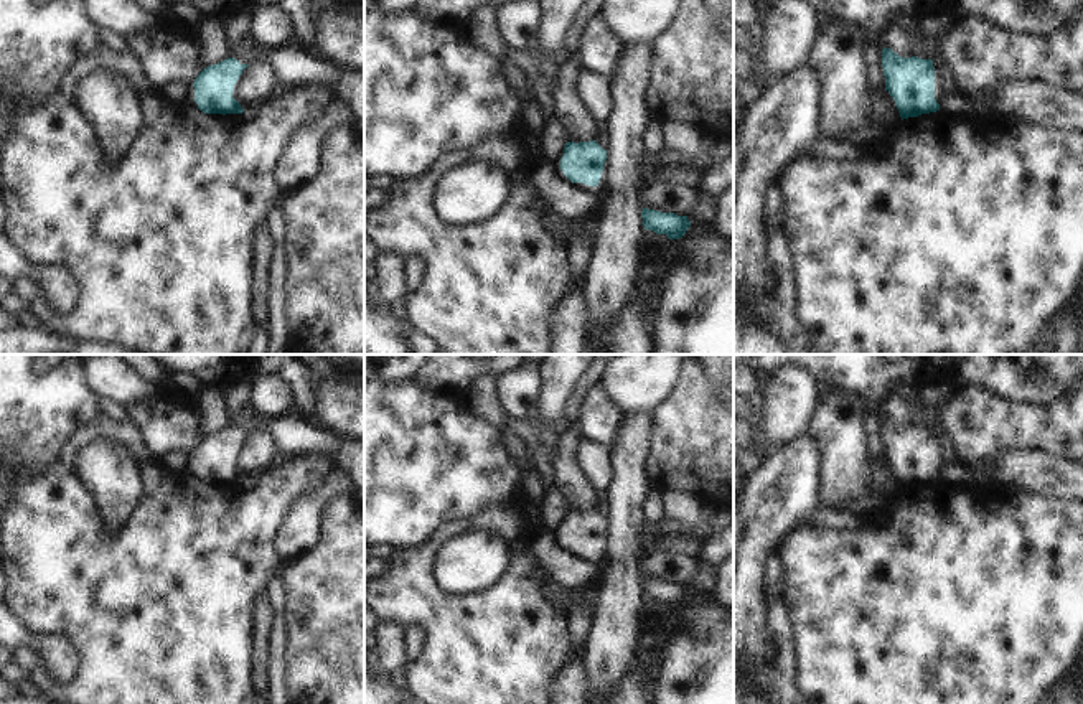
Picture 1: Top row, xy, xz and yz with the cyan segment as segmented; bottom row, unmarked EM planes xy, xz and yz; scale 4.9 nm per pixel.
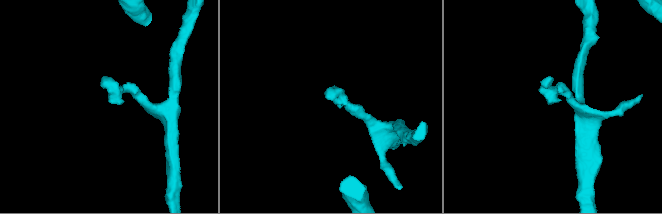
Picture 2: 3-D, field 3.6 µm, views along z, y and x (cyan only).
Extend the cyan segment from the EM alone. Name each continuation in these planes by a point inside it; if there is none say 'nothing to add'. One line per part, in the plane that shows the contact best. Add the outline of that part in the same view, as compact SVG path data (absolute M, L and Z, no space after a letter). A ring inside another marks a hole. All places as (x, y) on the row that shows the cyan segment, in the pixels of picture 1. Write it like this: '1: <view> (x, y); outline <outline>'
nothing to add

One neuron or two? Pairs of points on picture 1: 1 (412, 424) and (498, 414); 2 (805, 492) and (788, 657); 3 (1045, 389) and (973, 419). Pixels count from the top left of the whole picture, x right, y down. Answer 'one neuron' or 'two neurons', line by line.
1: two neurons
2: two neurons
3: two neurons

